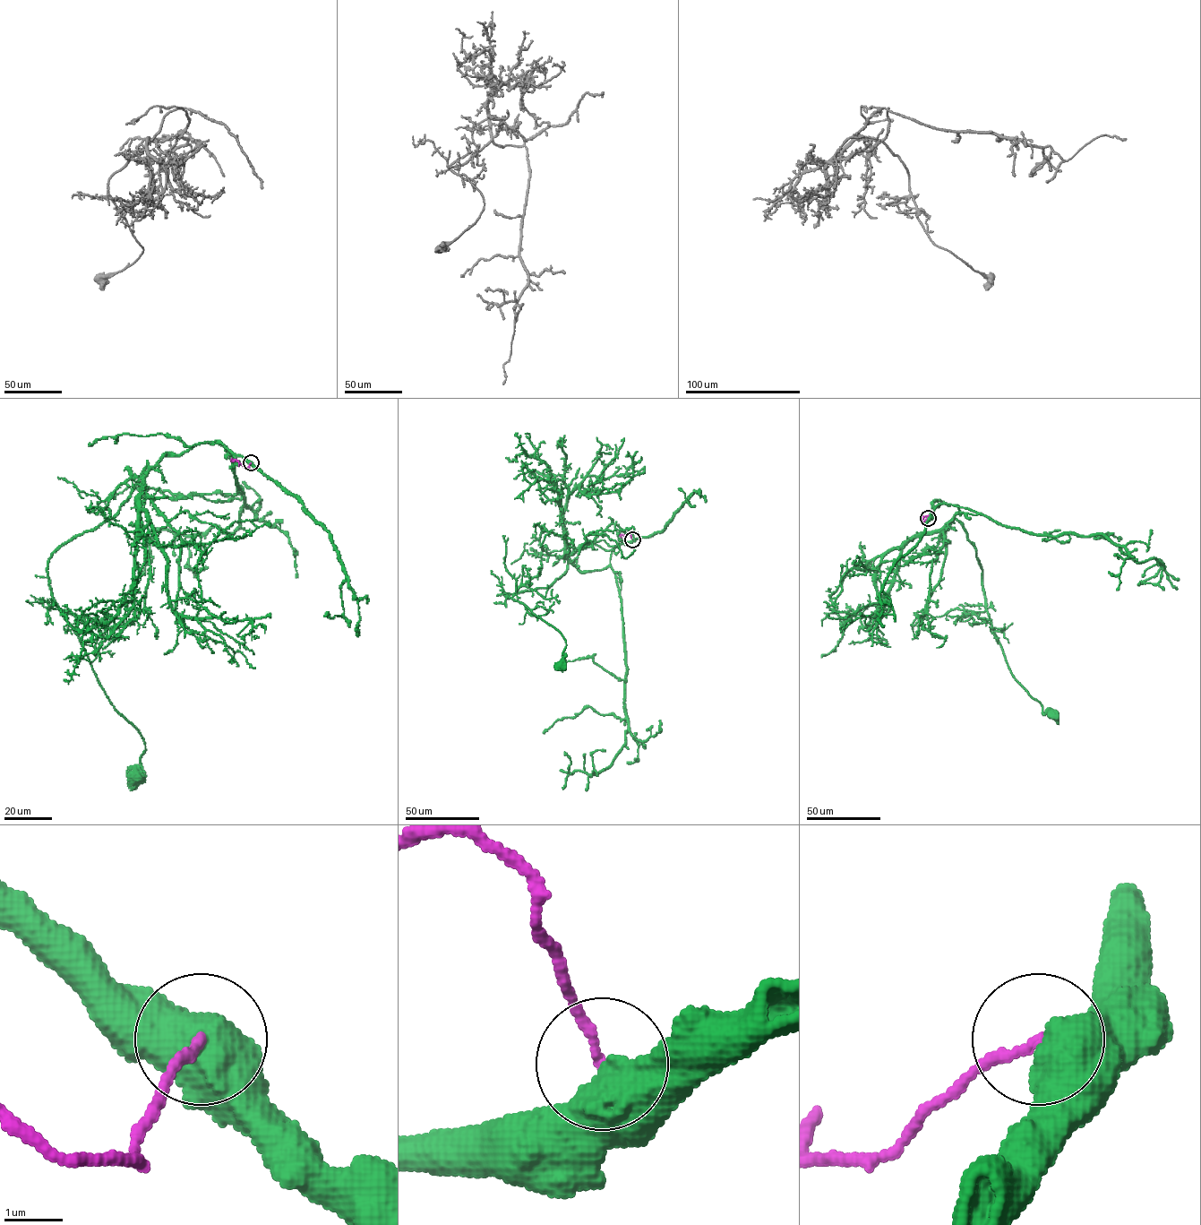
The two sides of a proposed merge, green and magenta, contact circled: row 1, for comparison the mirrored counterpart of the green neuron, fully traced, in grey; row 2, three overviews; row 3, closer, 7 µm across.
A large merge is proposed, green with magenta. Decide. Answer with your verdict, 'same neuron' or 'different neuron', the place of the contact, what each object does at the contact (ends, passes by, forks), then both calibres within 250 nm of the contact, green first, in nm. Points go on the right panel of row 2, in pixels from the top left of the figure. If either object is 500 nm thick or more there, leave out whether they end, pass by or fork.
different neuron; place (928, 518); calibres 800 and 160 nm

